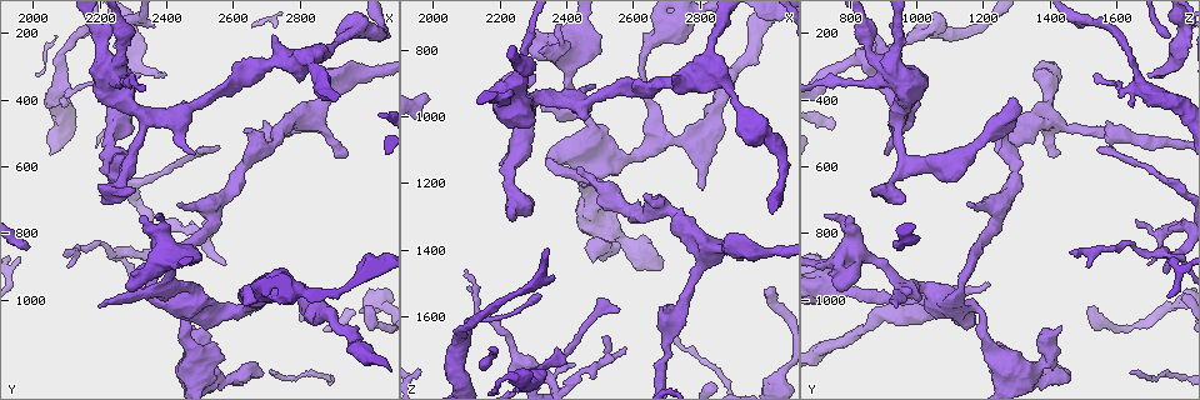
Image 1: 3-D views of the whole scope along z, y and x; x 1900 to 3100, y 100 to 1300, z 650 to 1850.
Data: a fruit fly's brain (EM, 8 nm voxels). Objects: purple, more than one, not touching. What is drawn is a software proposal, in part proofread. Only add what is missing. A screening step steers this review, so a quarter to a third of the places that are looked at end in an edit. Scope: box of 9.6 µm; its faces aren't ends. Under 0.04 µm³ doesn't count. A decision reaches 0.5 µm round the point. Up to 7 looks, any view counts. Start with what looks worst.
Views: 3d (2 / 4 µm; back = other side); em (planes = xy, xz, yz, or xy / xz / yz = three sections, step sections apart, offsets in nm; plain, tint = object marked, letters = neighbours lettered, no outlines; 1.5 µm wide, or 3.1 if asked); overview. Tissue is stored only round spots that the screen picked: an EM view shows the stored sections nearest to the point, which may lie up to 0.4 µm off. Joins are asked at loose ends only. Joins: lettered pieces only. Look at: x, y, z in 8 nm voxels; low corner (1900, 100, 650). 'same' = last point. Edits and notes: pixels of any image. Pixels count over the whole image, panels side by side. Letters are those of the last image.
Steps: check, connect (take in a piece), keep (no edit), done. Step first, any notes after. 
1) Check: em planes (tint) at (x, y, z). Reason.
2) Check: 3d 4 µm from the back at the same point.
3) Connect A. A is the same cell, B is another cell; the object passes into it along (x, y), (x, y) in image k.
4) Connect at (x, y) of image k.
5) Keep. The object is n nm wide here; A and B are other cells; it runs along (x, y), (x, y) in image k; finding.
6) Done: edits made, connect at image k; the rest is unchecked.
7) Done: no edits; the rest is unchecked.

Check: 3d 4 µm from the back at (2400, 330, 1710). An open end.

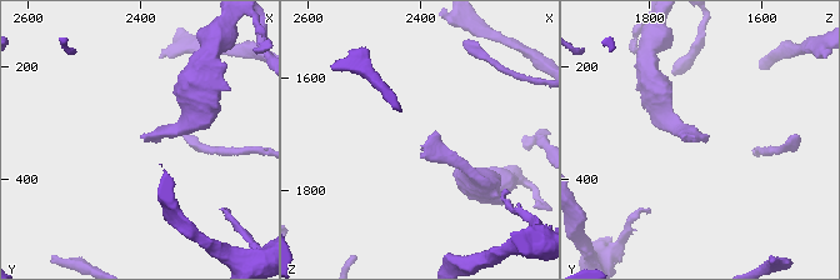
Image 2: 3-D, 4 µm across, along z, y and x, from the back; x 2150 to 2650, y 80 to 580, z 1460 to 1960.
Check: em planes (letters) at (2405, 325, 1720).

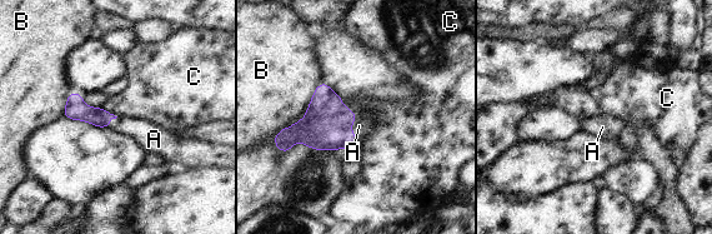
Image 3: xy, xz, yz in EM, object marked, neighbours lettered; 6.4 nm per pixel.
Connect A. The object is 120 nm wide here; A is the same cell, B and C are other cells; the object passes into it along (327, 124), (350, 129), (359, 125) in image 3; it goes on there.

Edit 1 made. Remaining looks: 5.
Check: overview. Redraw.

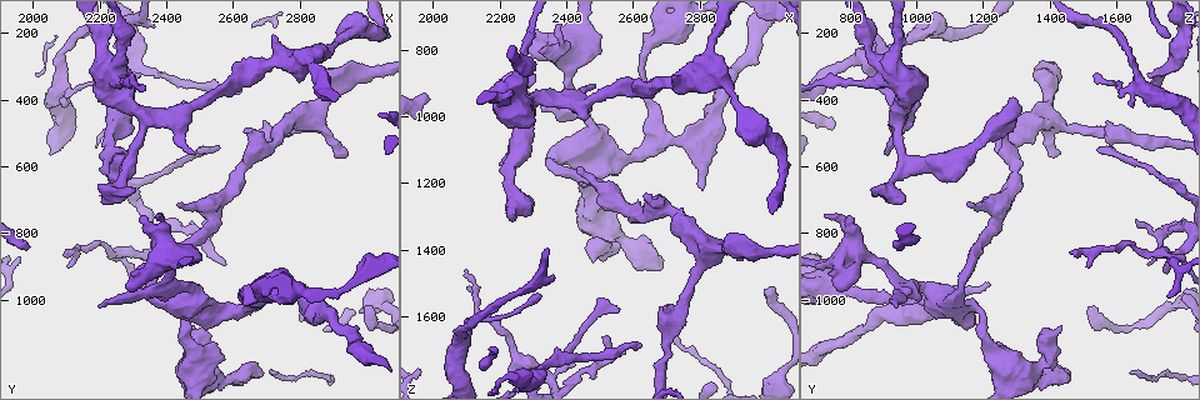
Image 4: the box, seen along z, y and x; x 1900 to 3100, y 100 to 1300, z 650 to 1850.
Check: 3d 4 µm at (2520, 760, 1650). Tapers out.

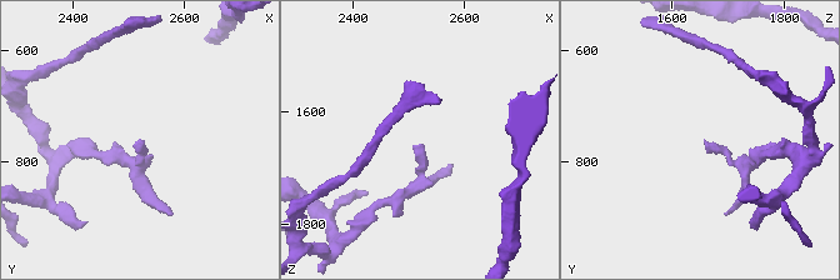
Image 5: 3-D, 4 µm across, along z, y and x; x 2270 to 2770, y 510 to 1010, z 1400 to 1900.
Check: em planes (letters) at (2520, 760, 1655).

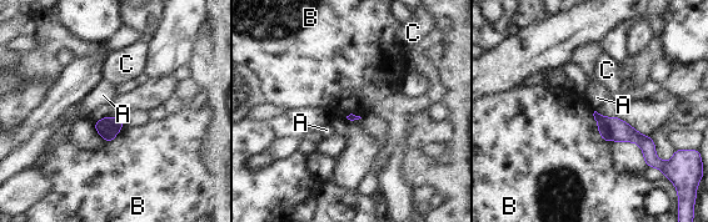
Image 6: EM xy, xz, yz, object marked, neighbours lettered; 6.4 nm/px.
Keep. A, B and C are other cells; it runs along (597, 116), (636, 136), (649, 160) in image 6; no lettered piece goes on from it.

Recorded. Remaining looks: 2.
Check: em planes (letters) at (2670, 1240, 1450). An open end.

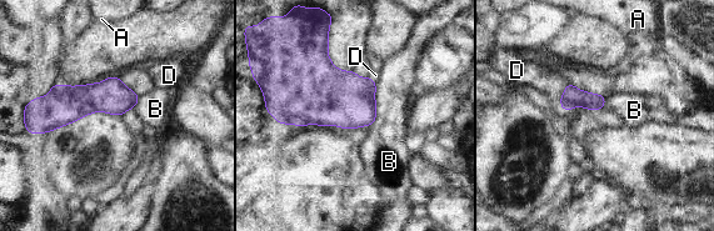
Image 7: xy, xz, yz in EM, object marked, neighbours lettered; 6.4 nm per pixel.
Keep. A, B and D are other cells; it runs along (134, 96), (70, 103), (41, 130) in image 7; none of them fits.

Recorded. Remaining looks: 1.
Done: edits made, connect at image 3; the rest is unchecked.

